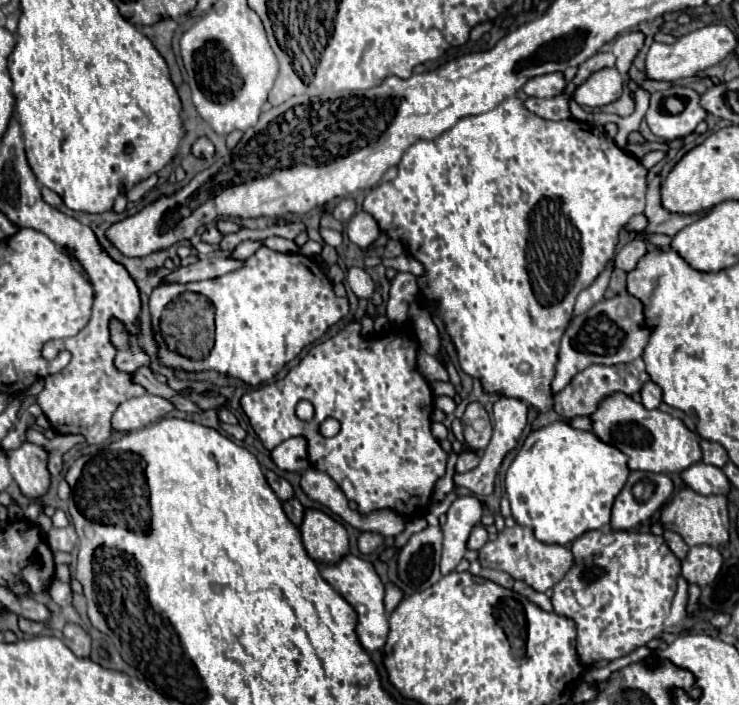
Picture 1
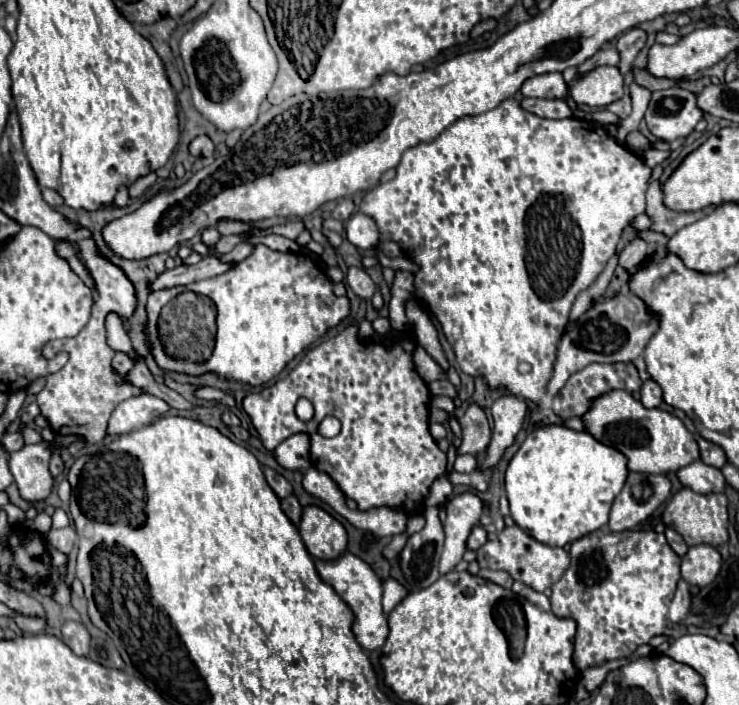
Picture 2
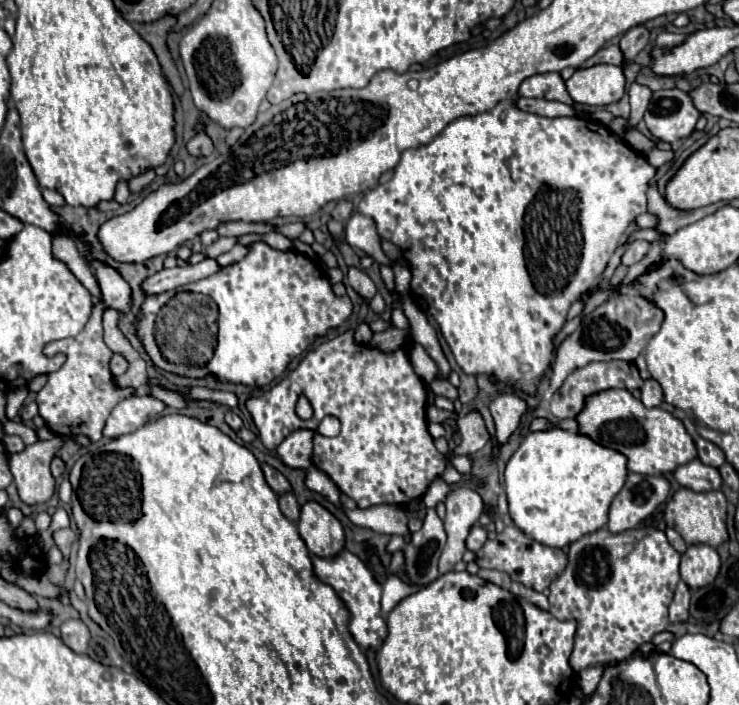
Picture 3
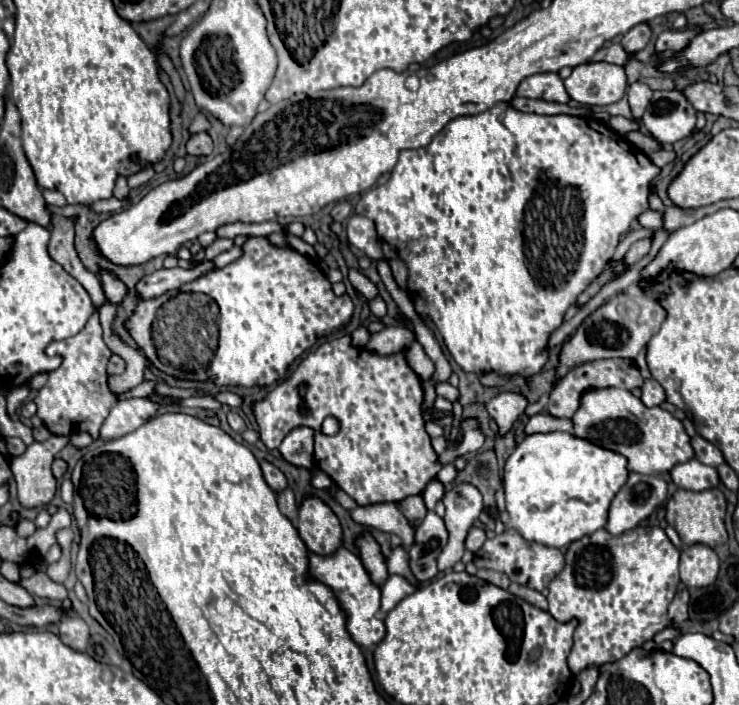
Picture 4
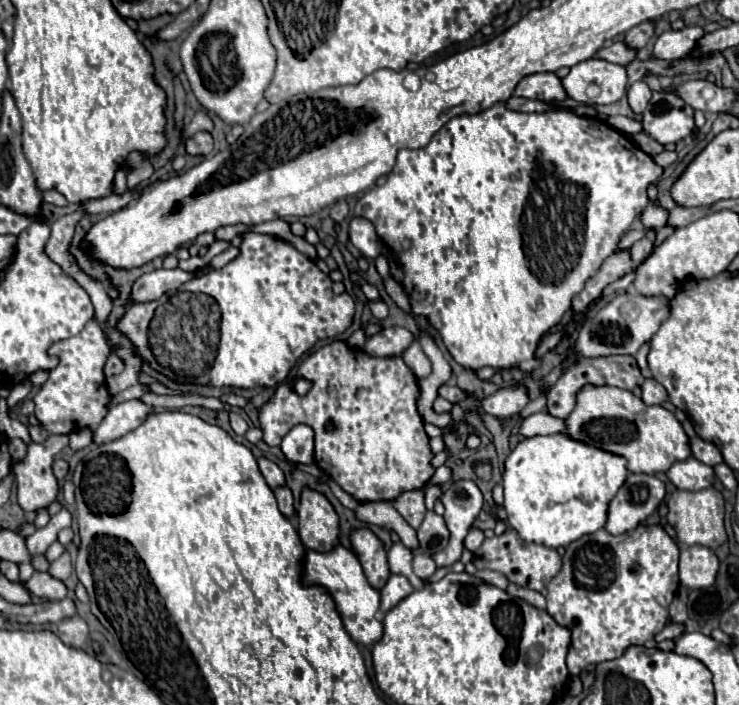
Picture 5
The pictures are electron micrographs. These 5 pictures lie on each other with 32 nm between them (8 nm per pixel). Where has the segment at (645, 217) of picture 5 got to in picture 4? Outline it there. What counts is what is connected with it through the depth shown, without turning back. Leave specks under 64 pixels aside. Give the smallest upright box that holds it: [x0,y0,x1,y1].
[640,210,664,230]

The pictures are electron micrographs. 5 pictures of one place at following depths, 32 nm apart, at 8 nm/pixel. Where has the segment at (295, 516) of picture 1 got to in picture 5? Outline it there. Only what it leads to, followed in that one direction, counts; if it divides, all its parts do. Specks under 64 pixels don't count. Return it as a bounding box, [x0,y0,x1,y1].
[274,486,294,518]

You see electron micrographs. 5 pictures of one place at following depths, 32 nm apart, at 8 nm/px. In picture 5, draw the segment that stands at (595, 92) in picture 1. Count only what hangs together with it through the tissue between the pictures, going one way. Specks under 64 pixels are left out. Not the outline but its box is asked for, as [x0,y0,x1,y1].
[562,60,626,104]

